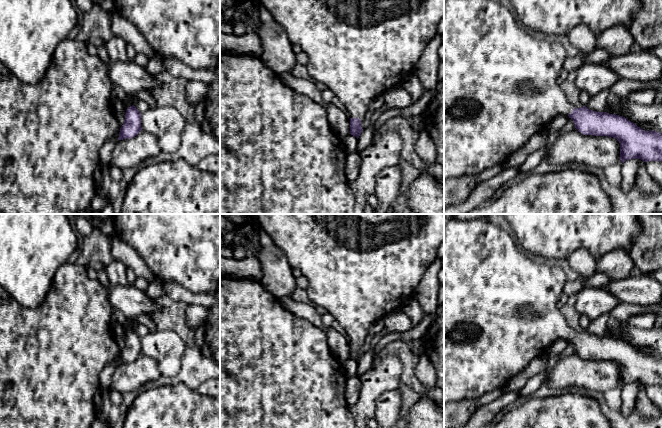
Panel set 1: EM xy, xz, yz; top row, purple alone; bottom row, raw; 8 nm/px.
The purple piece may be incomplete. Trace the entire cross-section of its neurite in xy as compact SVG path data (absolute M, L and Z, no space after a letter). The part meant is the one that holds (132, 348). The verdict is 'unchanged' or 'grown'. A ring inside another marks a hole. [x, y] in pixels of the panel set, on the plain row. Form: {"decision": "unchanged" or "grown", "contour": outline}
{"decision": "unchanged", "contour": "M132 329L126 334L124 348L120 352L118 364L133 362L141 354L141 337Z"}

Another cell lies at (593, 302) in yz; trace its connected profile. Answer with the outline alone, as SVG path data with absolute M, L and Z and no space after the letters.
M590 287L576 295L575 308L581 315L586 315L590 322L601 315L611 312L620 301L607 289Z

